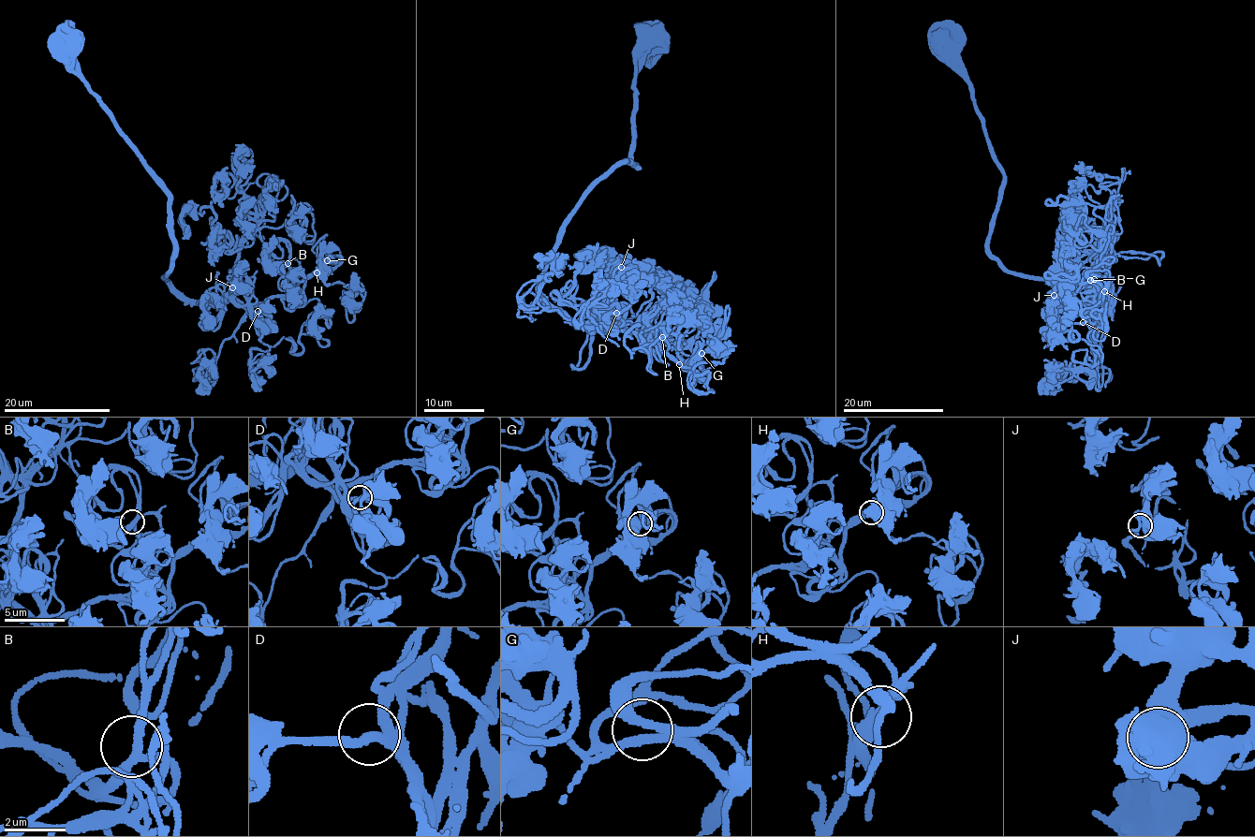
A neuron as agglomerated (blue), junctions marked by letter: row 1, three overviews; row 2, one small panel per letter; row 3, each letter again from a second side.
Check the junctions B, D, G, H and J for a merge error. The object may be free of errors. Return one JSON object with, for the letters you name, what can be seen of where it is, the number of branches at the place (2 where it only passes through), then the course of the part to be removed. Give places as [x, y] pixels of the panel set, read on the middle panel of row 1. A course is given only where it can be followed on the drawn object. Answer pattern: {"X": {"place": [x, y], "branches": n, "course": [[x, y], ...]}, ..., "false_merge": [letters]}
{"false_merge": []}

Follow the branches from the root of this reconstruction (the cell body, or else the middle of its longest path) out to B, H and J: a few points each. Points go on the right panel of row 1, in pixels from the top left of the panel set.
B: (939, 41), (962, 66), (1003, 174), (989, 256), (1017, 274), (1099, 289), (1103, 317), (1094, 279)
H: (939, 41), (962, 66), (1003, 174), (989, 256), (1017, 274), (1099, 289), (1110, 311), (1100, 318), (1104, 291)
J: (939, 41), (962, 66), (1003, 174), (989, 256), (1017, 274), (1099, 289), (1110, 311), (1054, 295)

